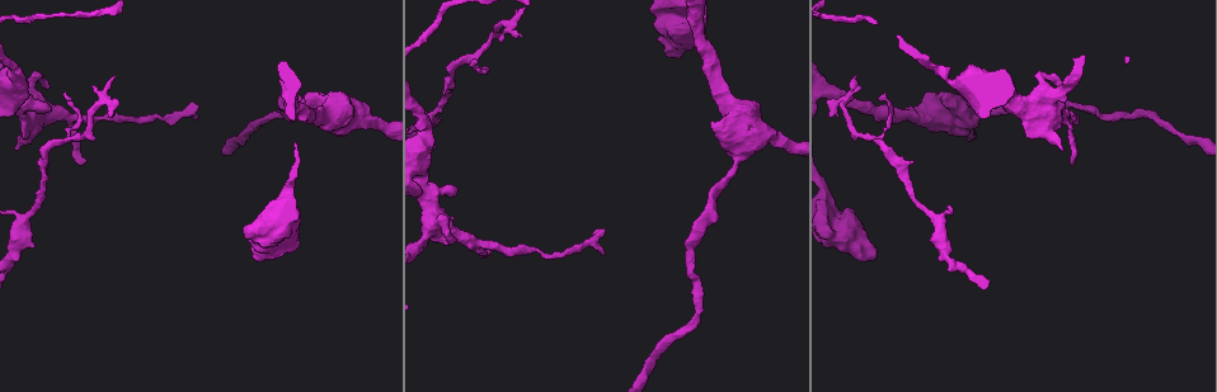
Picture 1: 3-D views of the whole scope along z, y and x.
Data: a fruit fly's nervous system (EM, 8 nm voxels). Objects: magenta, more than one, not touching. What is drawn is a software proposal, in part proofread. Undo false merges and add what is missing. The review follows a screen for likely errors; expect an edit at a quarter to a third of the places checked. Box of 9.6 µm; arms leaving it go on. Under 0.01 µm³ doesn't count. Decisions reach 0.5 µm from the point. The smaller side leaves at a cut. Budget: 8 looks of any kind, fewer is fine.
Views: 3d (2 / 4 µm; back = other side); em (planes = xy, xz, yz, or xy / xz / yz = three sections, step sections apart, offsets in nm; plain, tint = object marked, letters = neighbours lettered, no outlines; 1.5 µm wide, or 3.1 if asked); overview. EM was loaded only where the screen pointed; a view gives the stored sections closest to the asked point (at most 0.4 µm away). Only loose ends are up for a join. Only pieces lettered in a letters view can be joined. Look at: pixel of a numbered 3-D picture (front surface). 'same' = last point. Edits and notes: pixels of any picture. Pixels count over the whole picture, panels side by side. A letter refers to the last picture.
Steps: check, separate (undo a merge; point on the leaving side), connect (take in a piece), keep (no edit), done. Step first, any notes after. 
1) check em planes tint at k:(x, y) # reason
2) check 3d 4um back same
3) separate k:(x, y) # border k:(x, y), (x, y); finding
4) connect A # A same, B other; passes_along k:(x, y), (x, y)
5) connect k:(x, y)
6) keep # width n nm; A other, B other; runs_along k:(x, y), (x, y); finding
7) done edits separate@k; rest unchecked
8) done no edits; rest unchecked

check em yz step 4 plain at 1:(959, 83)

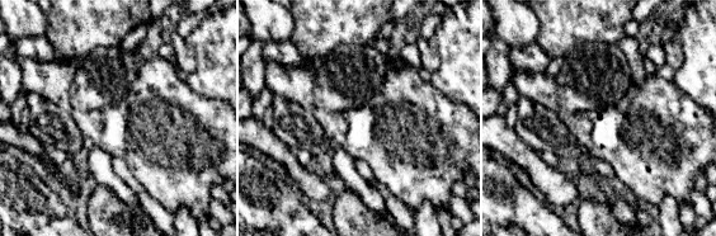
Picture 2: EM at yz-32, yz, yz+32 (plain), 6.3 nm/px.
check em yz step 4 tint same # with the object marked

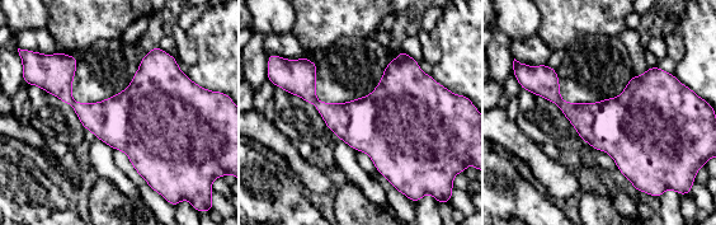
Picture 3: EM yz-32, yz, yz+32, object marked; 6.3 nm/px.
check em yz step 4 letters same # what lies round it

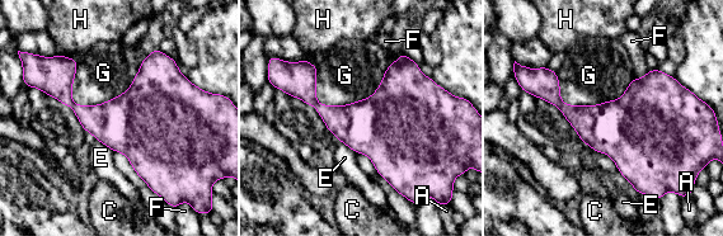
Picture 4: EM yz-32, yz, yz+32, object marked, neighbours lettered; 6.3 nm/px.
keep # A other, C other, E other, F other, G other, H other; border 4:(383, 76), (361, 99), (315, 99); continuous, no second cell

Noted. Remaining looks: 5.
check 3d 2um at 1:(604, 232) # tapers out

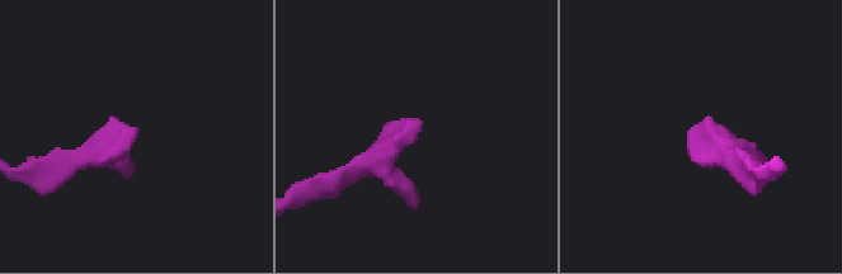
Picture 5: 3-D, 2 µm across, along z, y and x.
check em planes letters at 5:(414, 119)

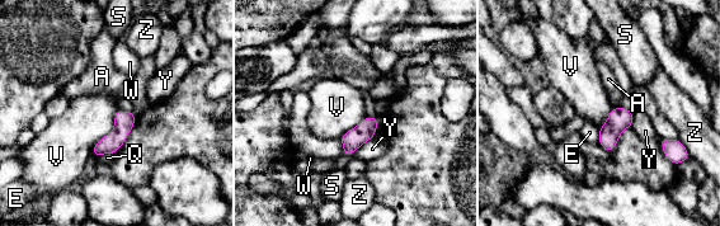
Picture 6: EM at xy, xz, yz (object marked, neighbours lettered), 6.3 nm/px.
keep # A other, E other, Q other, S other, V other, W other, Y other, Z other; border 6:(600, 128), (597, 141); none of them fits

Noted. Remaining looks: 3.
check 3d 4um back at 1:(736, 167) # calibre changes

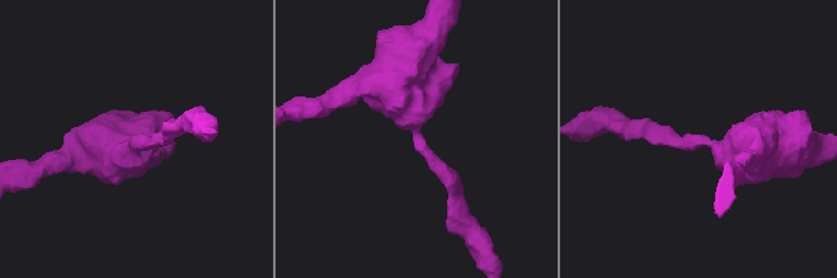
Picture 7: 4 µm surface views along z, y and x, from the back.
check em 3.1um planes tint at 7:(701, 145) # now the EM

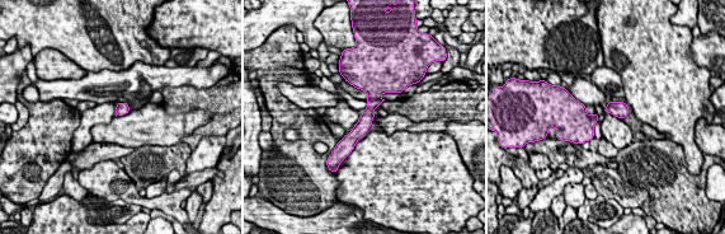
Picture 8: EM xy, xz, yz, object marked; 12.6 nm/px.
check em 3.1um planes letters same

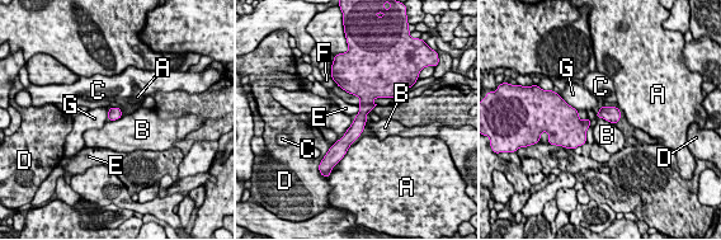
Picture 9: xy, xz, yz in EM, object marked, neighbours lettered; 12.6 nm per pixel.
keep # width 170 nm; A other, B other, C other, D other, E other, F other, G other; runs_along 9:(356, 85), (364, 109), (340, 154); continuous, no second cell

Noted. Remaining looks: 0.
done no edits; rest unchecked

